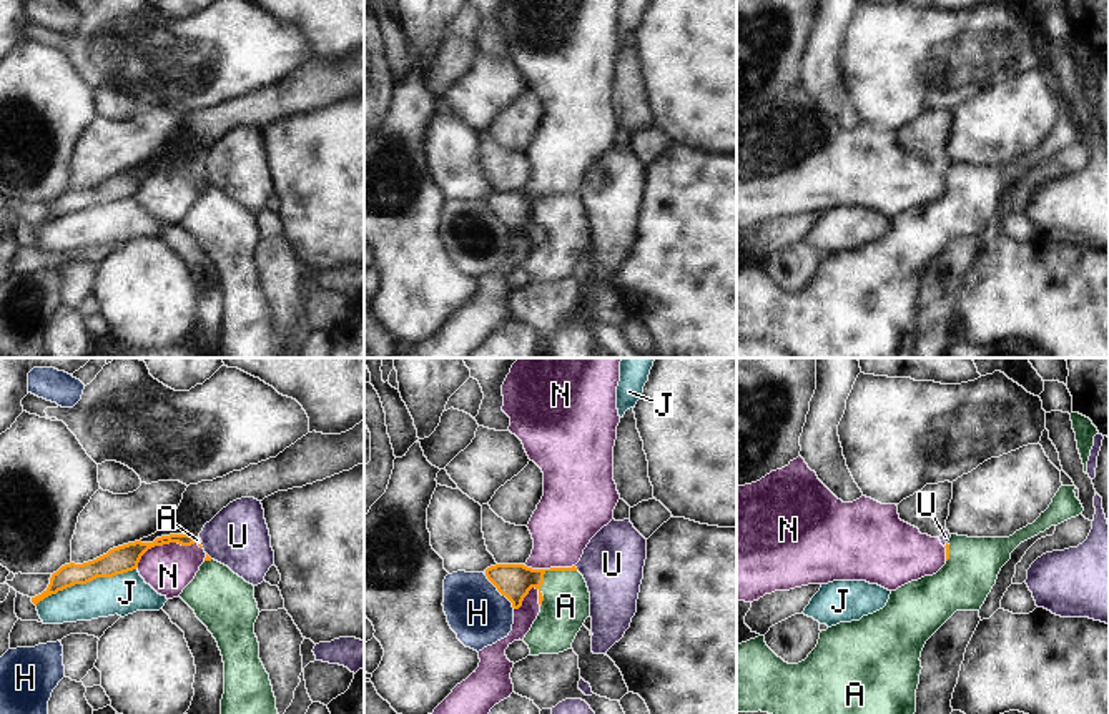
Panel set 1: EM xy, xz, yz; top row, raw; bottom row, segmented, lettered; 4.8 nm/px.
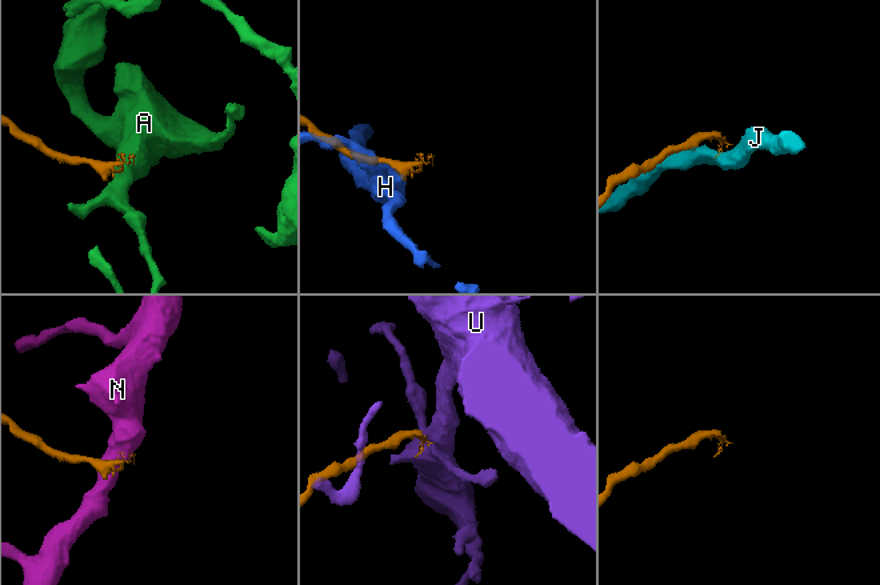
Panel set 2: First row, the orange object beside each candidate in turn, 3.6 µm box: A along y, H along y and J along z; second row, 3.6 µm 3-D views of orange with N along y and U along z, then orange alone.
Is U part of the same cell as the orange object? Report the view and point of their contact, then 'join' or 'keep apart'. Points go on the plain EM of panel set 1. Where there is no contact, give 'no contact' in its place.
contact xz (576, 195); keep apart

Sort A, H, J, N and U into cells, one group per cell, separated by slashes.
A / H / J / N / U

